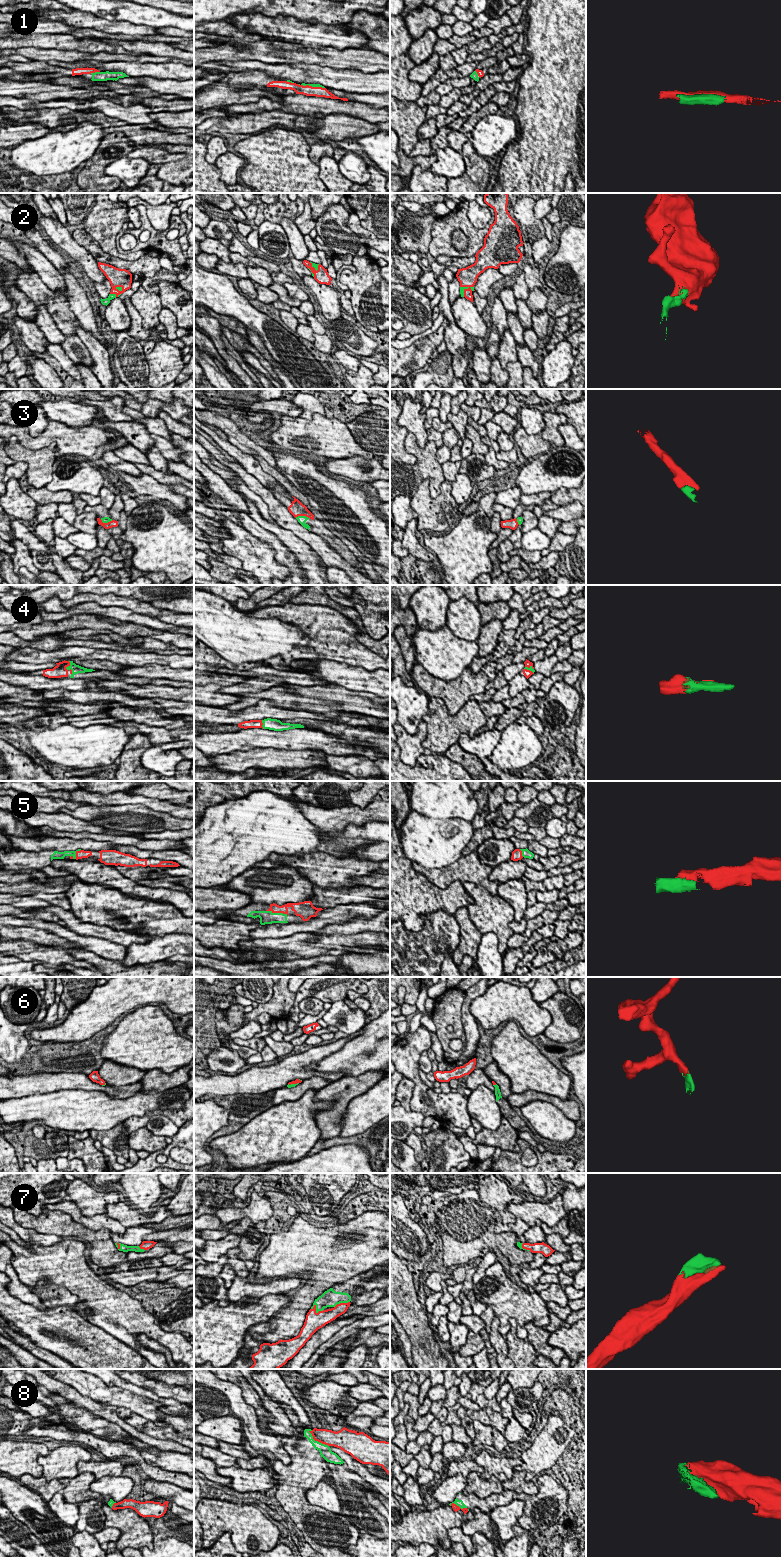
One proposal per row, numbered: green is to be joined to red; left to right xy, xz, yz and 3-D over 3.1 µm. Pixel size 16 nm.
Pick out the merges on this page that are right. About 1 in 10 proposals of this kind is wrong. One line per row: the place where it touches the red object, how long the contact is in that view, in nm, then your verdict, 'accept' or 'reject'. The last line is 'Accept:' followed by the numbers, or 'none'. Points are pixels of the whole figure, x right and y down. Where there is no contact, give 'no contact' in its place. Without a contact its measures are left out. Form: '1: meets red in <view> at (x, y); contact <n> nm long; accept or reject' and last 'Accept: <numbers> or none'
1: meets red in xy at (94, 72); contact 160 nm long; accept
2: meets red in xy at (115, 293); contact 180 nm long; accept
3: meets red in xz at (303, 515); contact 260 nm long; accept
4: meets red in xy at (67, 666); contact 160 nm long; accept
5: meets red in xz at (277, 912); contact 360 nm long; accept
6: meets red in xz at (293, 1083); contact 180 nm long; accept
7: meets red in xz at (315, 1311); contact 220 nm long; accept
8: meets red in xz at (317, 1440); contact 420 nm long; accept
Accept: 1, 2, 3, 4, 5, 6, 7, 8

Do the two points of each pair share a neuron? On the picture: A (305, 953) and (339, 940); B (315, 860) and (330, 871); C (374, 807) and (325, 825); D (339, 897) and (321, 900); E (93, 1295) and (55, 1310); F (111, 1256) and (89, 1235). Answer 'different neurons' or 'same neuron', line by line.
A: same neuron
B: same neuron
C: same neuron
D: same neuron
E: different neurons
F: same neuron

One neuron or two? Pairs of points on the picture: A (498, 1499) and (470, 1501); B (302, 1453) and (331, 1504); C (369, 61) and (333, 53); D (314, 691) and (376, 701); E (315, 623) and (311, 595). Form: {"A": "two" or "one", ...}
{"A": "one", "B": "two", "C": "one", "D": "one", "E": "two"}

